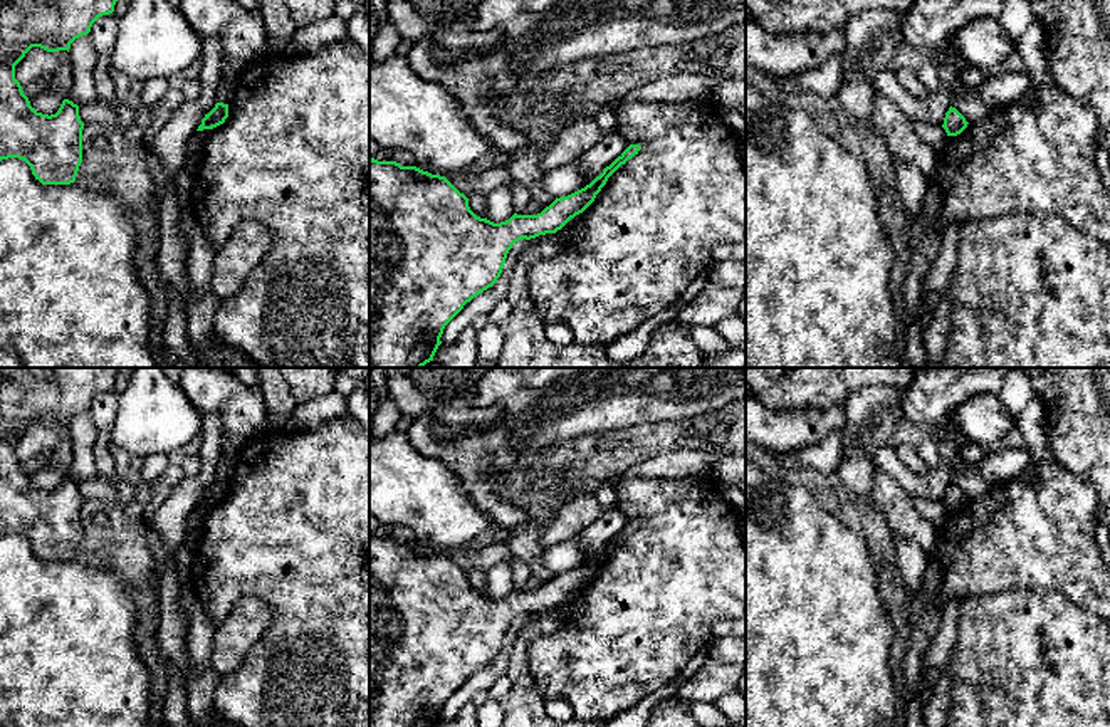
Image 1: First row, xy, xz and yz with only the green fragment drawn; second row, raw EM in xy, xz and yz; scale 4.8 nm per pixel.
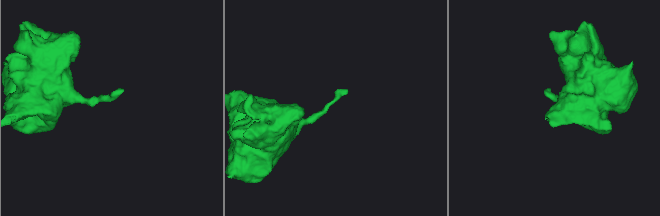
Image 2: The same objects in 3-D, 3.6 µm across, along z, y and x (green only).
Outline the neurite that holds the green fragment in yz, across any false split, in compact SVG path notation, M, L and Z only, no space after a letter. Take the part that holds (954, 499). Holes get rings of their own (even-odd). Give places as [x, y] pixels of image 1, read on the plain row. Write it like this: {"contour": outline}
{"contour": "M949 484L944 494L942 504L945 505L947 512L957 512L967 504L966 494L956 485Z"}

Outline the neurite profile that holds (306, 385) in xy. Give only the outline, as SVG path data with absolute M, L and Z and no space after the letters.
M277 368L297 403L317 401L336 388L341 368Z

